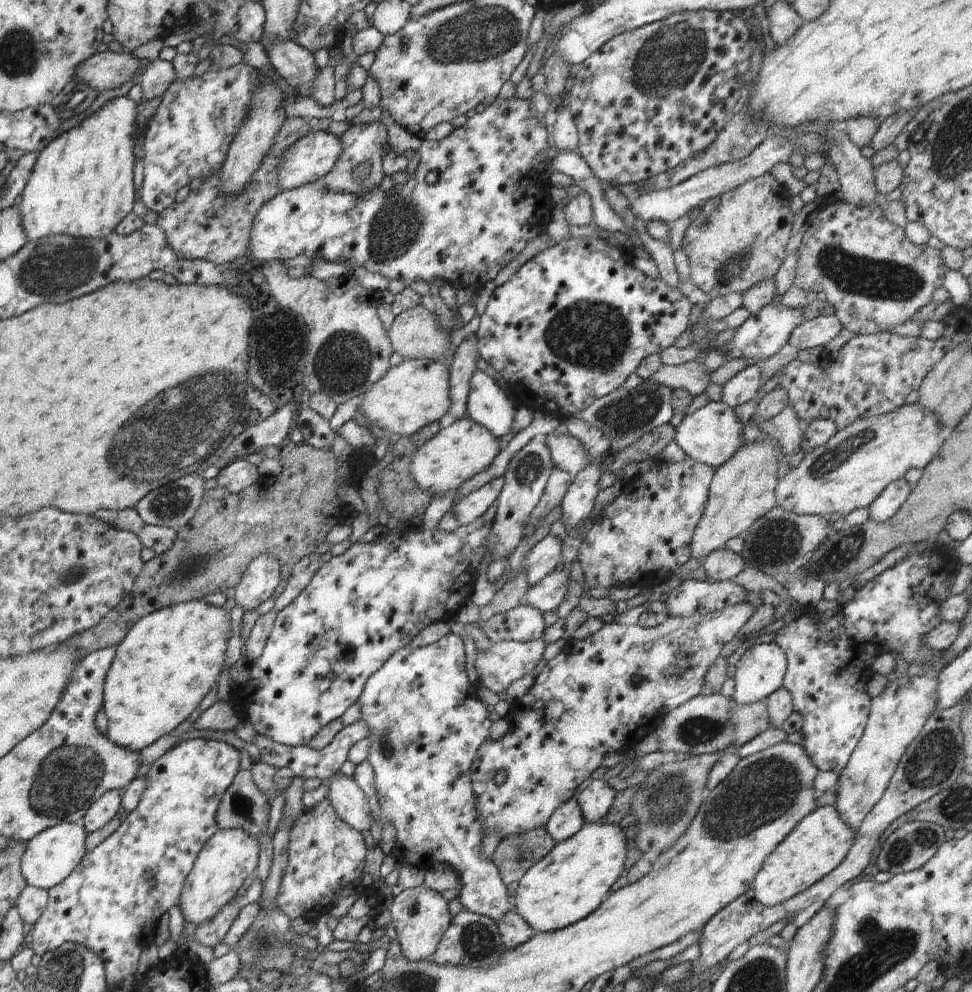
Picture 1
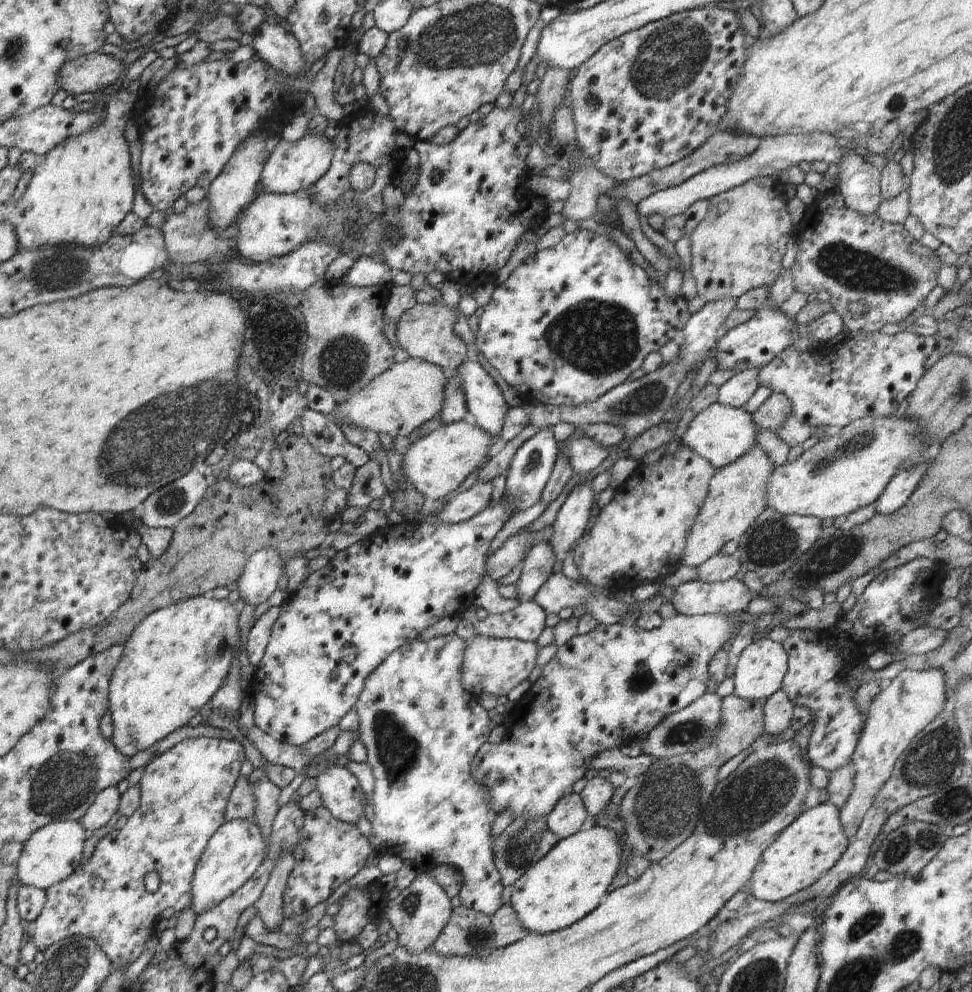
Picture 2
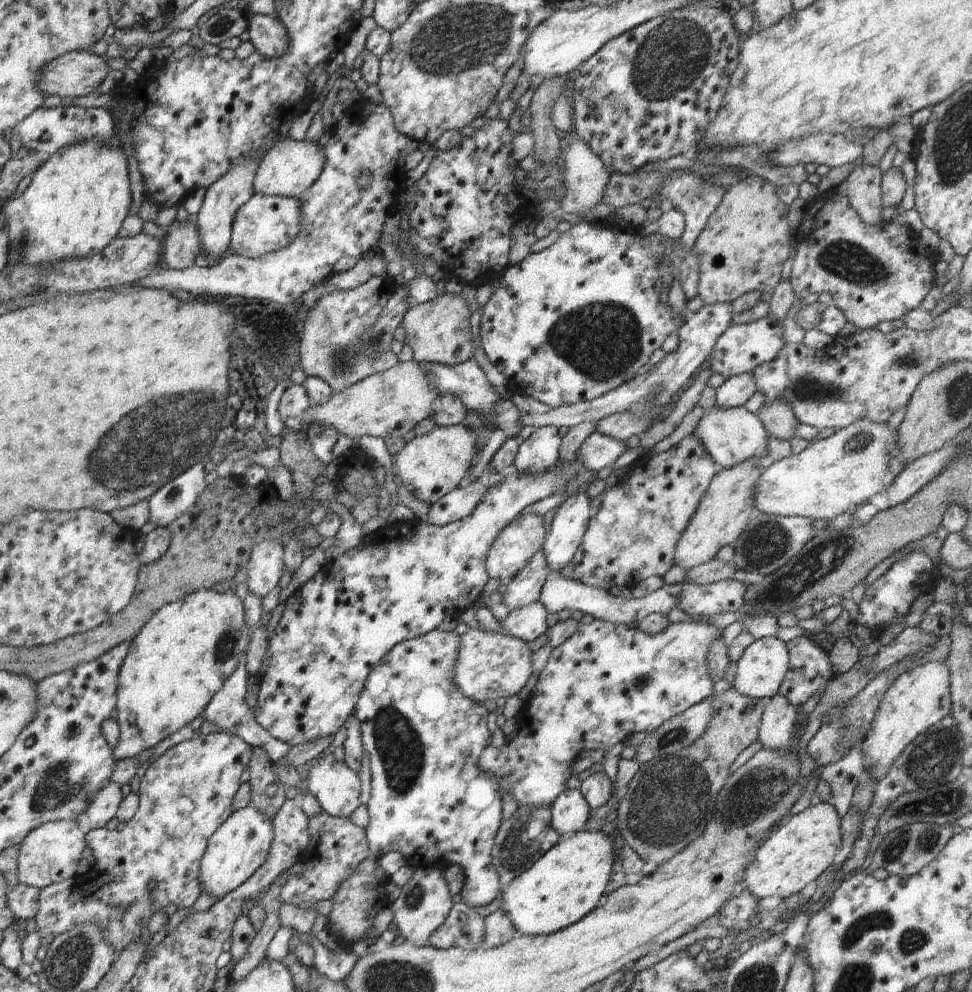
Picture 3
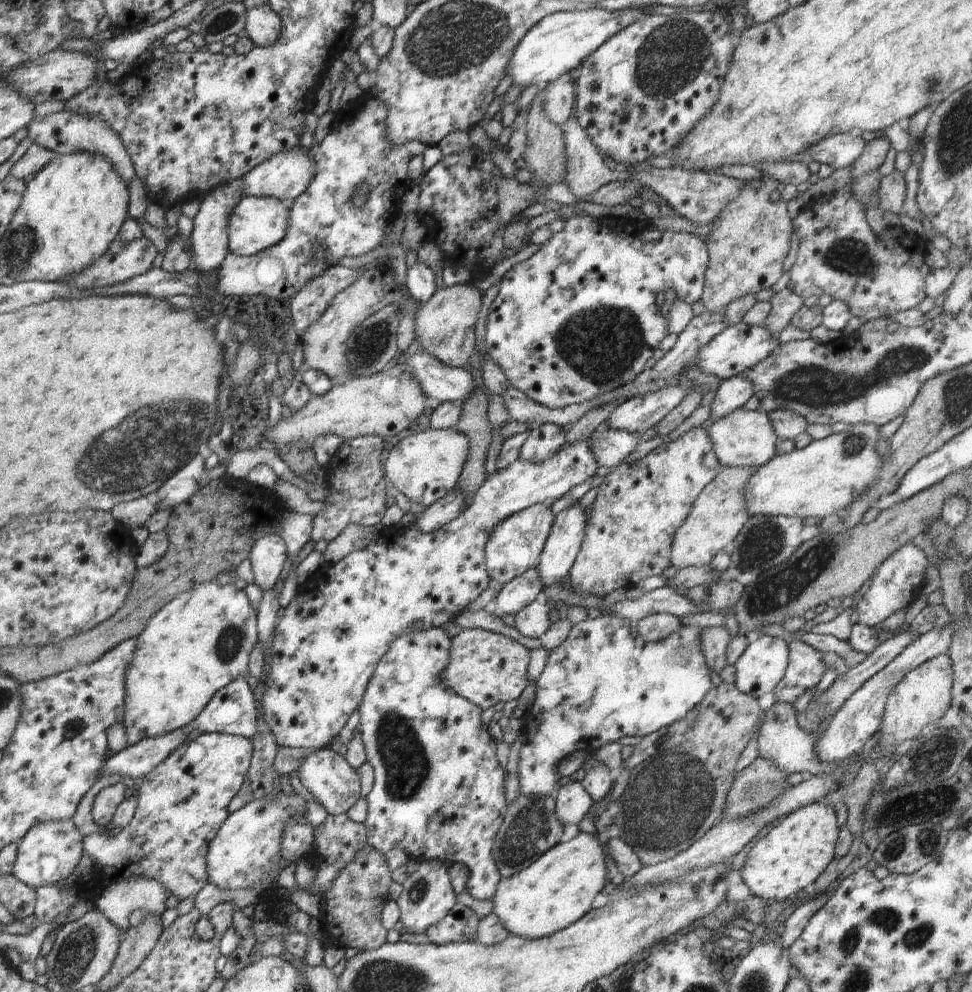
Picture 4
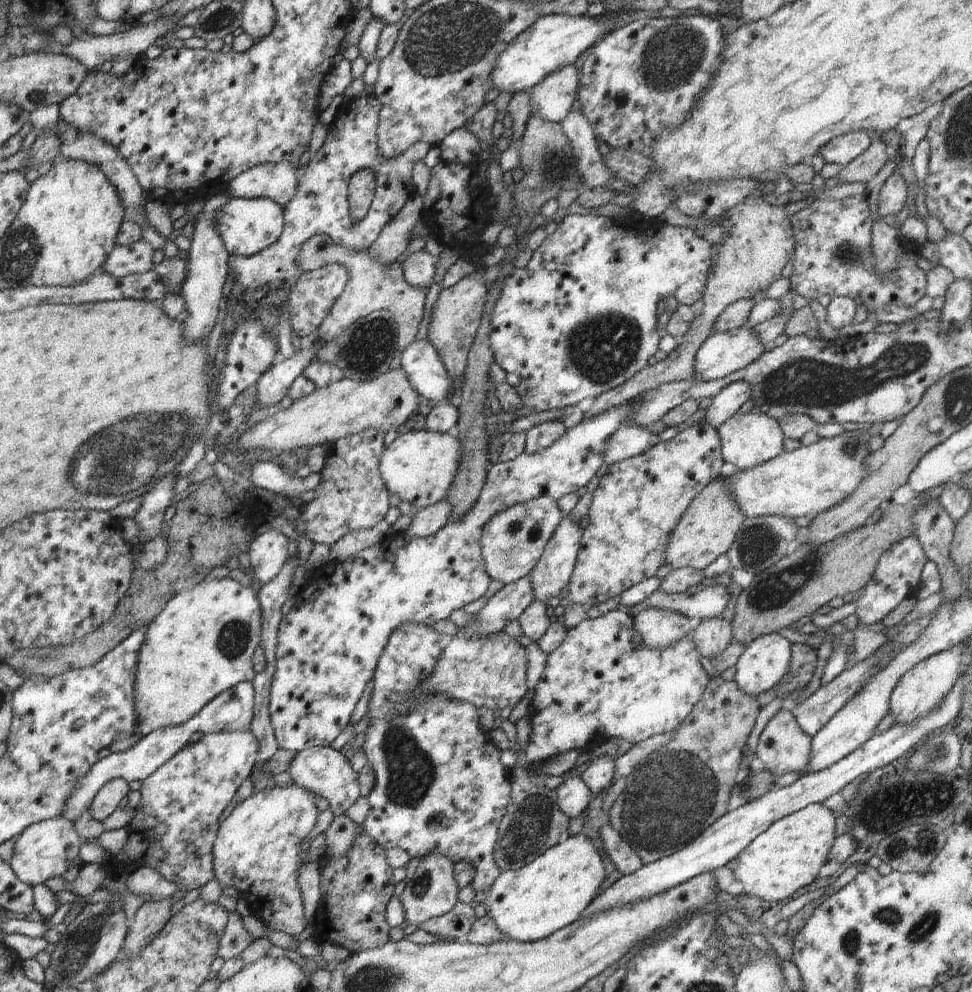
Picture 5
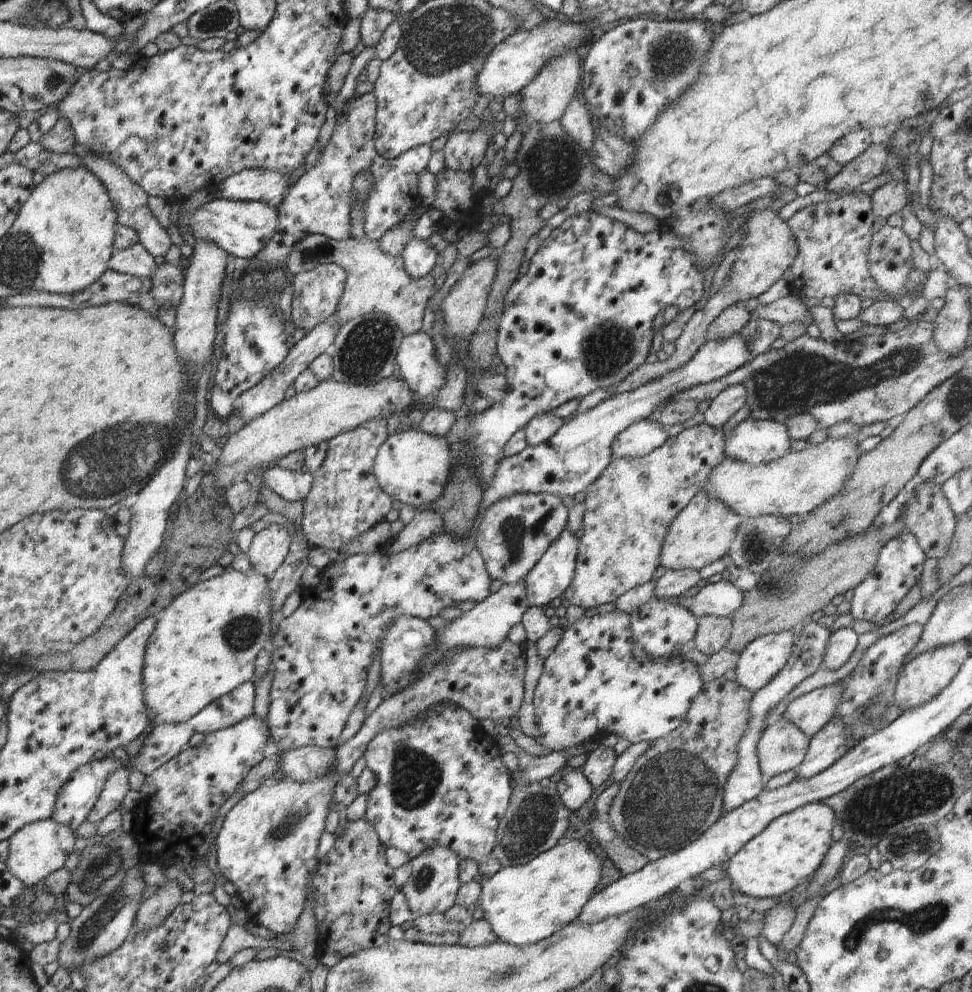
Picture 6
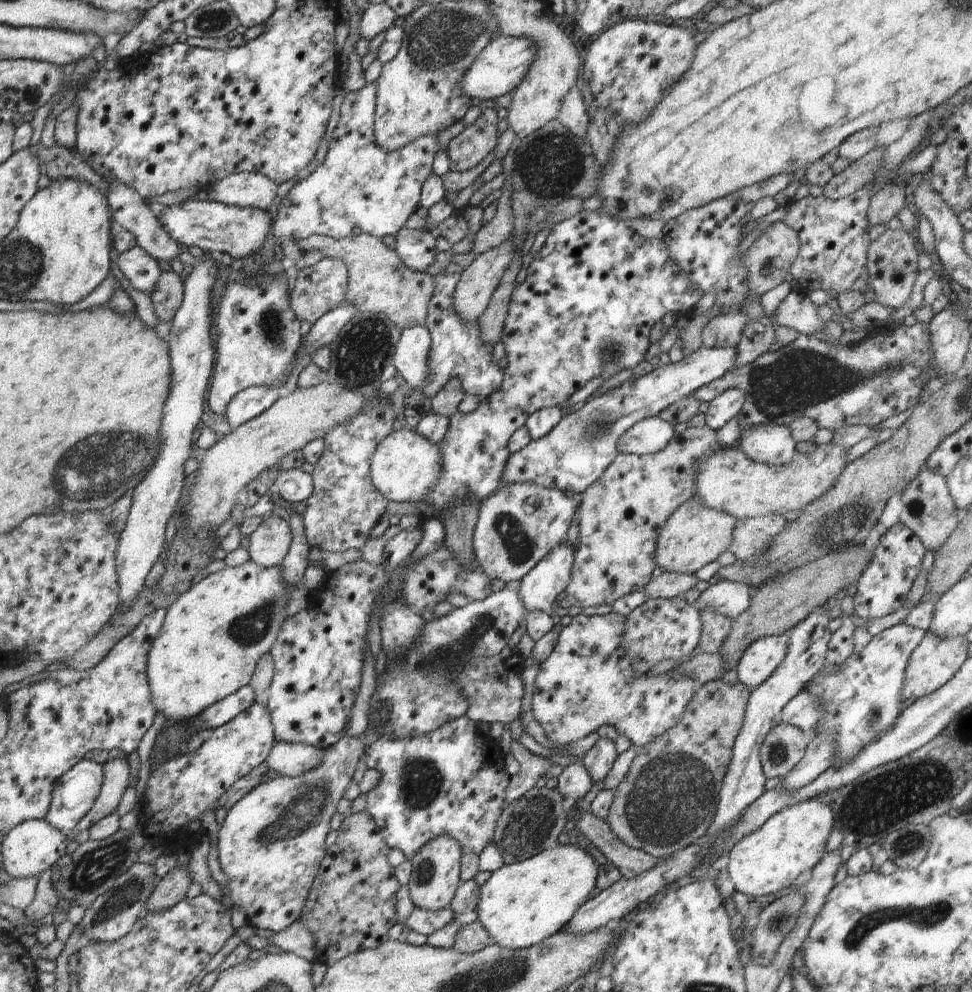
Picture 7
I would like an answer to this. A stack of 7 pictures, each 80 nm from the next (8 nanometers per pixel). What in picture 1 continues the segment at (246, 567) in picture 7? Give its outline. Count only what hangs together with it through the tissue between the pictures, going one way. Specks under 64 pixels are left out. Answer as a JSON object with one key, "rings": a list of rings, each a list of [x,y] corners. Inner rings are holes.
{"rings":[[[195,599],[151,612],[129,628],[122,642],[116,646],[103,686],[103,708],[108,717],[106,736],[114,744],[140,753],[164,734],[174,734],[189,722],[190,714],[208,694],[224,664],[228,644],[226,633],[231,627],[229,615],[222,607]]]}

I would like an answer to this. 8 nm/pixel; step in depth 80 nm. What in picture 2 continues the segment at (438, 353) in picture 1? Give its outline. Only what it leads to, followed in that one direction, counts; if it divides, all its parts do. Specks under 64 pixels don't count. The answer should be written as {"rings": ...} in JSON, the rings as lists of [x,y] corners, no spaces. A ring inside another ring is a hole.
{"rings":[[[417,302],[397,320],[395,341],[398,348],[406,350],[410,357],[439,366],[445,373],[454,371],[462,362],[472,358],[472,348],[454,333],[456,315],[459,313],[458,308],[451,309],[445,303],[435,305]]]}

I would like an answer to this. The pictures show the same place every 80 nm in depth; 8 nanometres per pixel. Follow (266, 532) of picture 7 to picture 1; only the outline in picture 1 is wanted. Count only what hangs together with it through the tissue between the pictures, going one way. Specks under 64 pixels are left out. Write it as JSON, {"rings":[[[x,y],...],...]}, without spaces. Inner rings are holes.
{"rings":[[[258,555],[246,567],[234,590],[235,606],[242,610],[258,610],[260,604],[270,601],[281,580],[281,566],[275,556]]]}

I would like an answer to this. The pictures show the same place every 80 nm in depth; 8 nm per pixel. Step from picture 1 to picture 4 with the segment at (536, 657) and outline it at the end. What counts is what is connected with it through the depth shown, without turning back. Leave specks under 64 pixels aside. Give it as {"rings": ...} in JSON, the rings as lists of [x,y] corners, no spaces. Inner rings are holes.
{"rings":[[[462,629],[452,638],[450,650],[449,663],[441,677],[450,690],[482,710],[492,708],[497,702],[506,703],[518,698],[529,682],[530,650],[503,634],[484,629]]]}

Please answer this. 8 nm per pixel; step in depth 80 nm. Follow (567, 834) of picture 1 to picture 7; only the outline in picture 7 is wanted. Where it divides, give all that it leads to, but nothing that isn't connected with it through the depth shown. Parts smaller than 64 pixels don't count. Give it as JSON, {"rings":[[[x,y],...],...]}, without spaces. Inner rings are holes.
{"rings":[[[575,762],[564,767],[564,771],[556,780],[558,780],[556,790],[568,804],[572,805],[576,801],[584,799],[594,783],[582,762]]]}

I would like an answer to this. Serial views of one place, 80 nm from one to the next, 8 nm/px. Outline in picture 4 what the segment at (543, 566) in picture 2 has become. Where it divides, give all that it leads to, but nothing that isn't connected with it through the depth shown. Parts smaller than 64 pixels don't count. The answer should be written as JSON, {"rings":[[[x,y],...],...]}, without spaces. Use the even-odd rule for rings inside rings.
{"rings":[[[534,565],[524,574],[519,574],[516,578],[504,583],[488,609],[500,618],[504,614],[515,615],[531,602],[542,599],[543,589],[539,570],[537,565]]]}

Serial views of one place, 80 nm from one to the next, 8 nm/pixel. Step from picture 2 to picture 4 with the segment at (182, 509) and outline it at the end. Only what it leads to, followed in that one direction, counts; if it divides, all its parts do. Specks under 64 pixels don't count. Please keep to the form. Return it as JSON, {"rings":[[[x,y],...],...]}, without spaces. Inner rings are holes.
{"rings":[[[200,455],[177,470],[163,485],[151,496],[157,510],[176,509],[183,502],[188,502],[197,493],[198,481],[204,477],[205,460]]]}

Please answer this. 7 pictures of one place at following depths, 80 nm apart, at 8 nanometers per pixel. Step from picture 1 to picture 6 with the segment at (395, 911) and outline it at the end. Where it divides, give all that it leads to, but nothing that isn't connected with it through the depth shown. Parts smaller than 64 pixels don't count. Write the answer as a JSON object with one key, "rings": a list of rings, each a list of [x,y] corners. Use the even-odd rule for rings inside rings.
{"rings":[[[430,846],[410,861],[412,871],[402,892],[408,900],[412,919],[426,914],[447,912],[456,905],[456,894],[461,886],[459,882],[460,862],[458,854],[448,846]]]}

